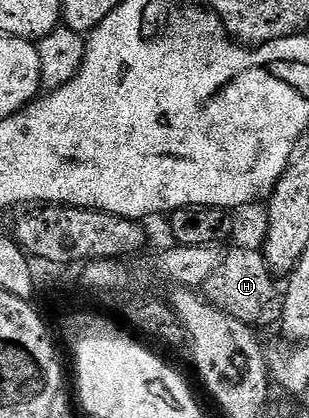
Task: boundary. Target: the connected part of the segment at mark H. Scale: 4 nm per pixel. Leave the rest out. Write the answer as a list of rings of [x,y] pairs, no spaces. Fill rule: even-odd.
[[[236,246],[230,250],[224,252],[220,265],[205,282],[203,291],[209,302],[254,329],[269,327],[272,323],[273,326],[280,324],[283,295],[265,256],[260,250],[252,251]]]

